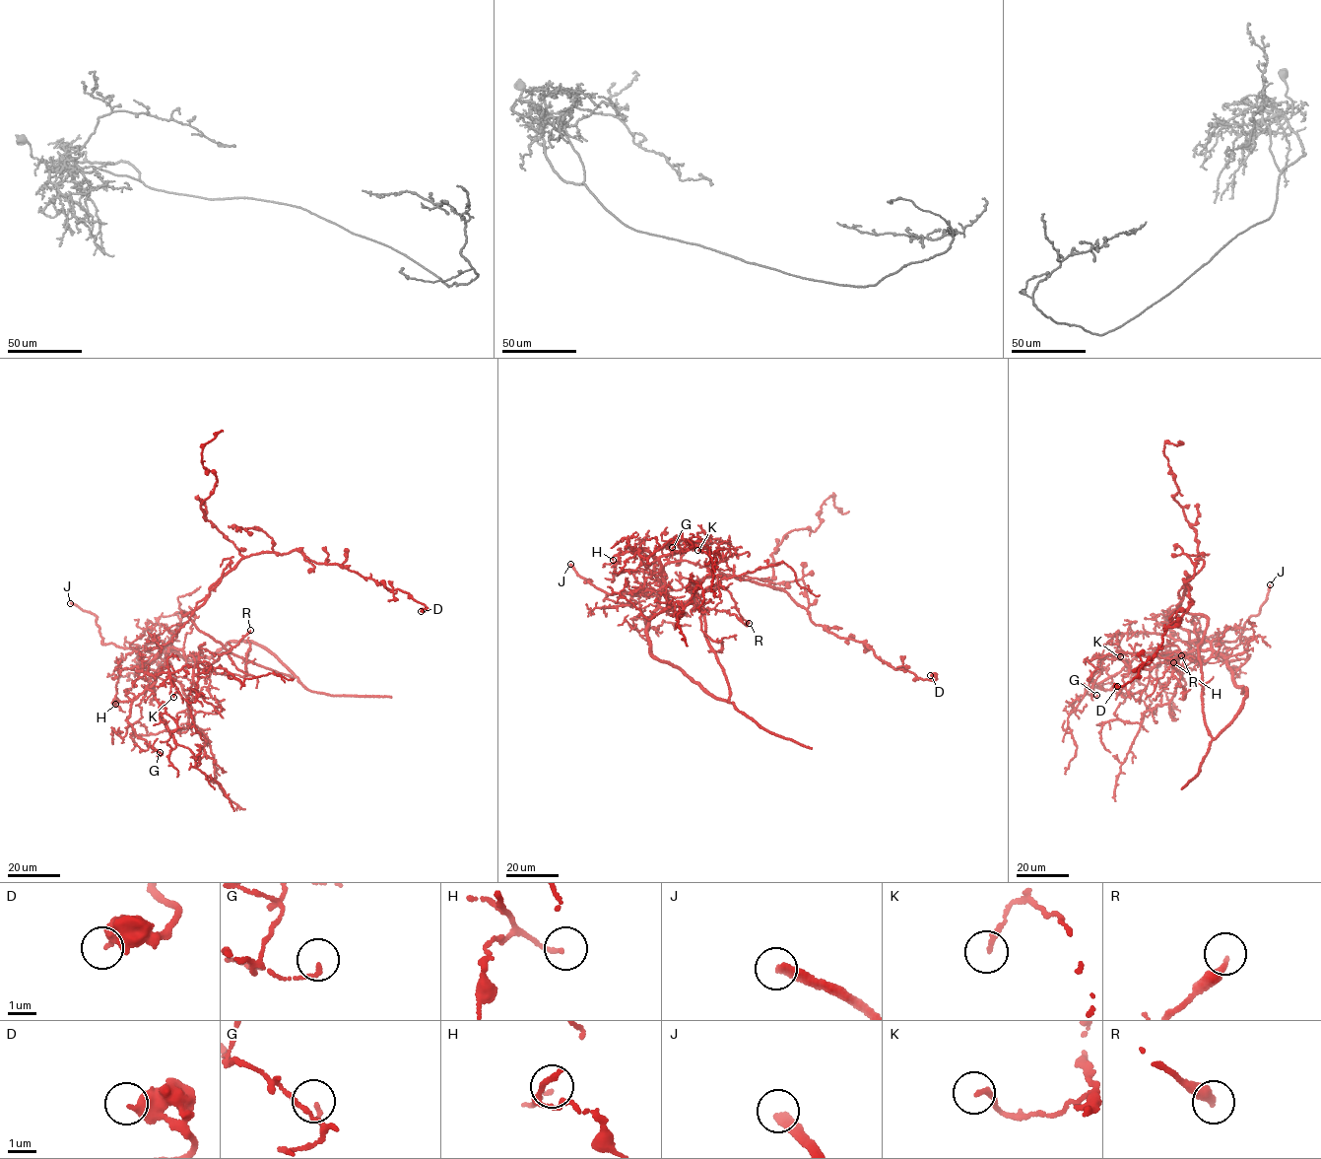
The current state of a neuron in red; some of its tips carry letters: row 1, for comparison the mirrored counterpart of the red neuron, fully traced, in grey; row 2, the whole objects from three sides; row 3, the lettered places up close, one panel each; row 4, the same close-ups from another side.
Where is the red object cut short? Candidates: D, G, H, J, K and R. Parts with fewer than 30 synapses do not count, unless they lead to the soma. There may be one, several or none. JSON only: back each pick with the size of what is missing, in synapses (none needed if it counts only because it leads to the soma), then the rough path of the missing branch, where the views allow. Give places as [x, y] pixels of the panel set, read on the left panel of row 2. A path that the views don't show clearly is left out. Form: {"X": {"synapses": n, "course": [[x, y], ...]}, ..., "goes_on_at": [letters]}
{"J": {"course": [[70, 603], [41, 602], [33, 607]]}, "goes_on_at": ["J"]}

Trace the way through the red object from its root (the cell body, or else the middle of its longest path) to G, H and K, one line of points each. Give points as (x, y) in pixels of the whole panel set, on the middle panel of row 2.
G: (700, 566), (664, 566), (658, 600), (665, 584), (659, 559), (634, 549), (647, 558), (672, 539), (672, 547)
H: (700, 566), (664, 566), (658, 600), (665, 584), (659, 559), (642, 550), (613, 560)
K: (700, 566), (672, 562), (664, 566), (666, 578), (655, 575), (658, 549), (706, 540), (708, 550), (697, 550)

